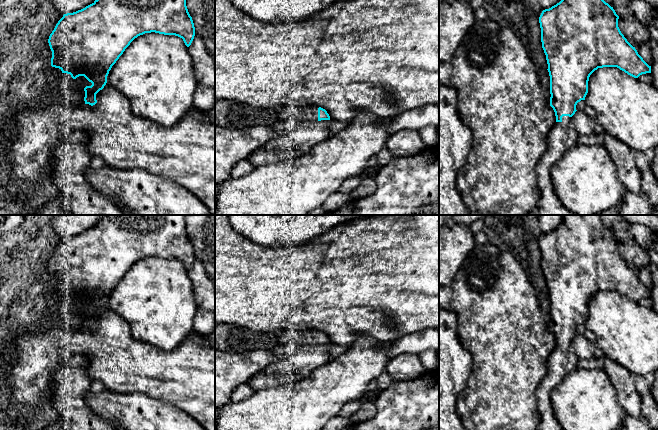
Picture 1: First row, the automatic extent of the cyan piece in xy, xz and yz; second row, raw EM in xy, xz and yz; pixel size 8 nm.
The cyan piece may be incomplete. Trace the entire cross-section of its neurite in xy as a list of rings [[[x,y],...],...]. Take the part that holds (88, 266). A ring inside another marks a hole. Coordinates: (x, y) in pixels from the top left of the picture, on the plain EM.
[[[101,215],[99,222],[92,228],[76,236],[64,238],[48,263],[52,275],[51,290],[71,299],[57,308],[59,317],[68,315],[77,301],[84,300],[92,309],[84,312],[85,320],[80,328],[95,329],[96,318],[106,309],[109,295],[125,273],[138,260],[151,256],[175,259],[182,262],[187,271],[191,269],[195,251],[186,230],[184,215]]]

